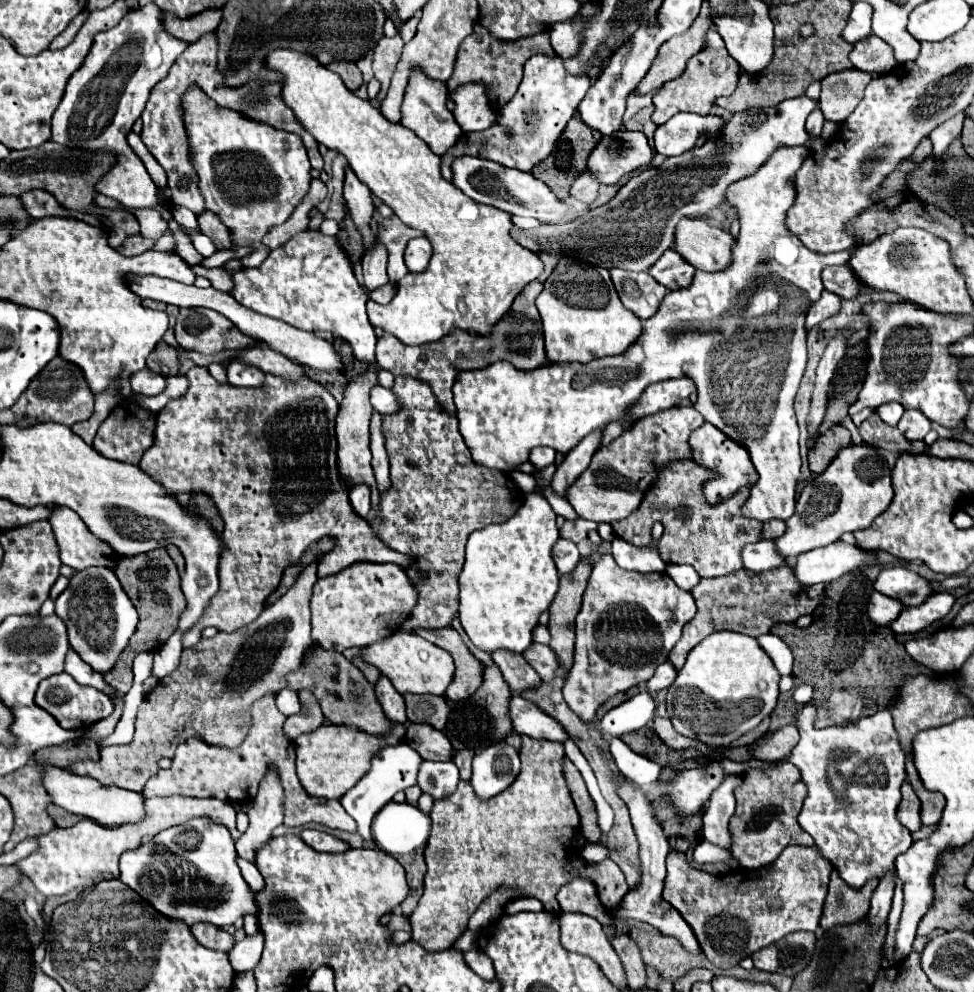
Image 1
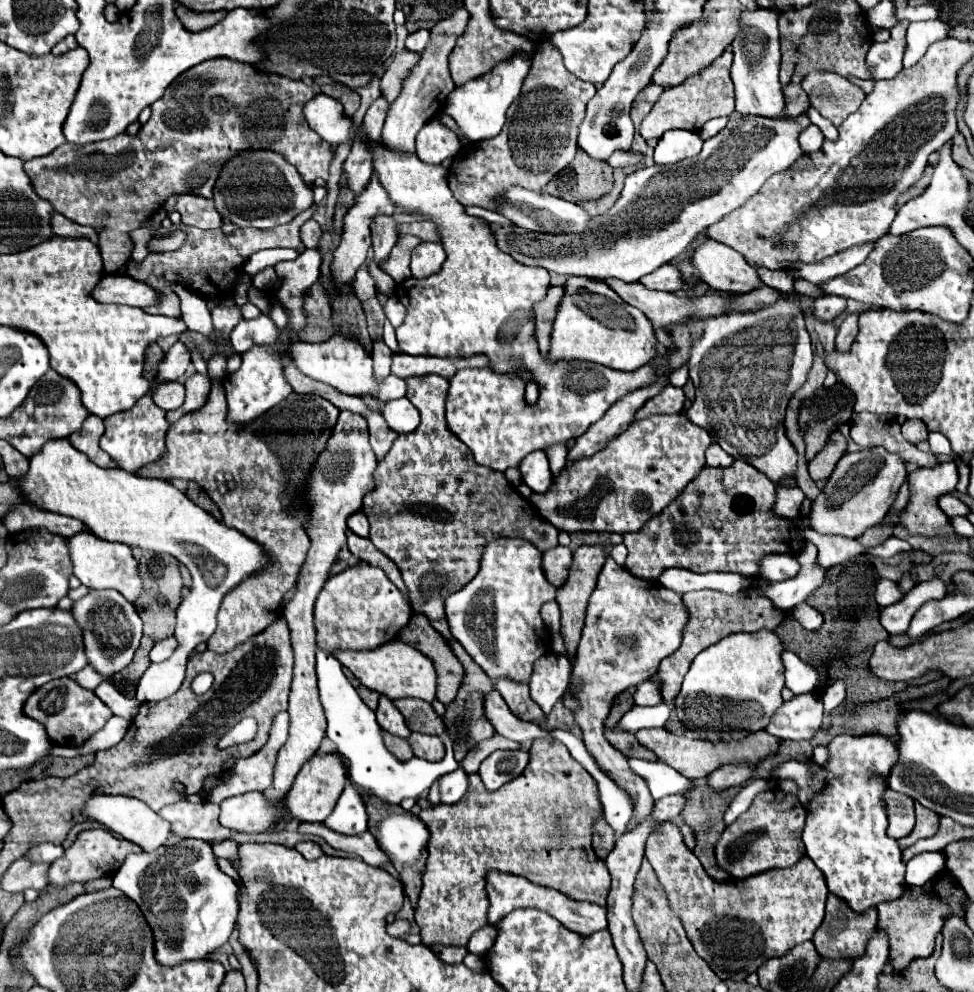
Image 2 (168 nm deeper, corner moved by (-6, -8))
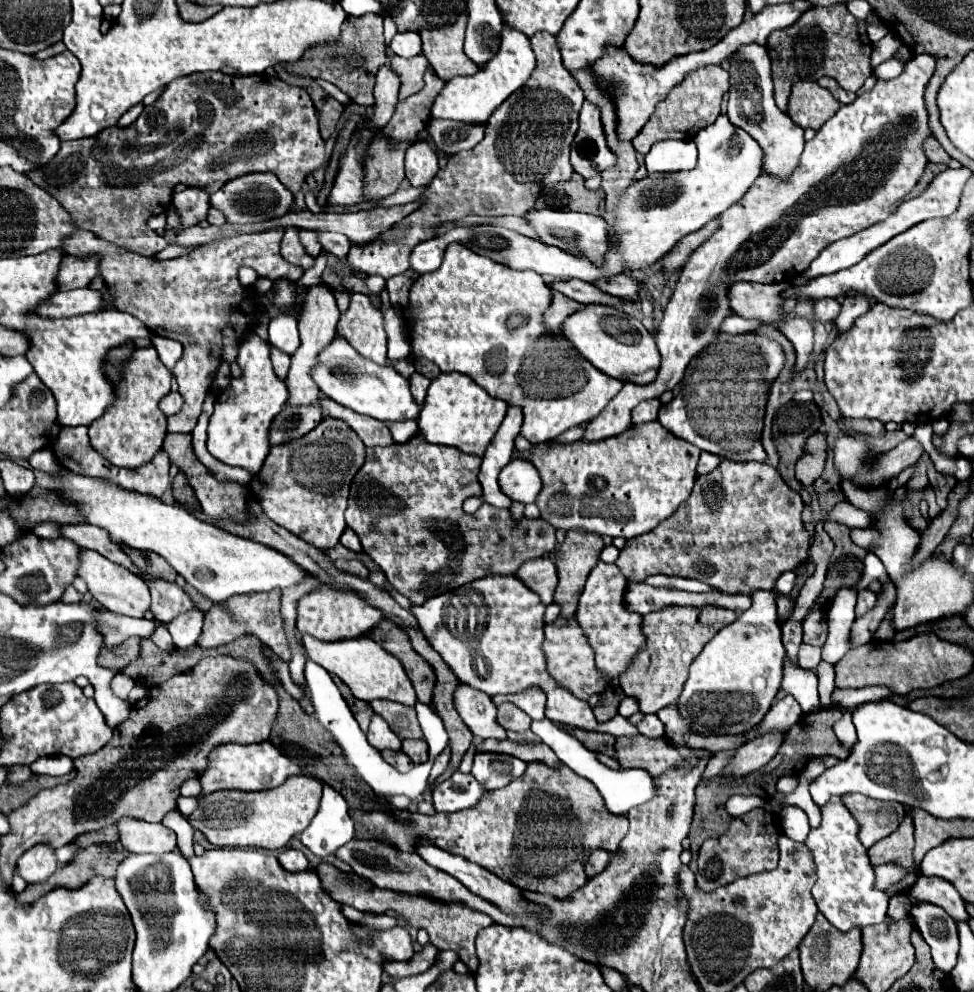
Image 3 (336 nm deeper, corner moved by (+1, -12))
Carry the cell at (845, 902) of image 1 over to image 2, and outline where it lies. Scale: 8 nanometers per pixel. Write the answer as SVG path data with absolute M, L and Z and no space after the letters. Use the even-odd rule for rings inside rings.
M828 894L826 916L824 916L820 928L816 930L812 942L814 942L820 958L856 960L866 952L866 944L872 938L874 930L876 930L876 908L872 908L864 914L852 914L852 910L848 910L848 906L844 906L844 902L840 902L840 898L836 898L834 894Z

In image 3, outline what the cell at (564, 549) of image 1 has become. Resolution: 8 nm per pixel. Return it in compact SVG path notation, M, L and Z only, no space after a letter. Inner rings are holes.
M549 556L525 562L517 570L517 578L521 578L525 582L525 586L529 586L533 592L537 592L545 604L553 602L553 594L555 594L559 578L557 578L555 562Z

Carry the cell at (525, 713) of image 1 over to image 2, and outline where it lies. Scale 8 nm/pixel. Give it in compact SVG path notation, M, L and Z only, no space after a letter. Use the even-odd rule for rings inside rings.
M496 690L484 696L484 716L490 720L496 734L516 742L526 742L534 738L552 738L550 732L542 730L534 722L520 722L520 718L516 718L508 710L508 706L502 702L502 696Z

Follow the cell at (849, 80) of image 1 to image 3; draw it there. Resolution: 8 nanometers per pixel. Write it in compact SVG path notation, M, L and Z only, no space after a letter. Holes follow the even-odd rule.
M795 82L789 98L789 116L801 128L819 130L837 110L839 100L817 82Z

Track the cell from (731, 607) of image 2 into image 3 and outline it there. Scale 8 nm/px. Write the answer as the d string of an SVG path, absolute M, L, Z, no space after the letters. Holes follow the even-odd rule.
M667 606L665 610L645 614L643 630L647 636L647 648L641 650L629 670L621 674L619 680L623 692L637 698L643 714L655 714L677 702L687 680L689 664L699 656L703 646L733 620L737 620L737 612L719 606Z

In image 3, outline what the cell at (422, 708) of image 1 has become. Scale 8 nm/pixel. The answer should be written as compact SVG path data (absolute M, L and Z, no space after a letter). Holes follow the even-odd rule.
M373 700L371 708L387 720L391 730L399 738L423 738L415 708L393 702L393 700Z

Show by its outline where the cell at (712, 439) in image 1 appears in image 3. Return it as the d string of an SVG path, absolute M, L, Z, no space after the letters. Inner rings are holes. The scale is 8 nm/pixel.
M701 452L699 458L699 466L697 466L697 474L709 474L711 470L715 470L719 466L721 458L717 454L709 454L709 452Z

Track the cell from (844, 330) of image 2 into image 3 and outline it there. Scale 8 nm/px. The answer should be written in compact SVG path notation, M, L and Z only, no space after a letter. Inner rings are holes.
M847 296L845 302L841 304L841 312L839 316L835 318L835 324L837 324L837 332L839 334L845 334L851 330L853 322L857 316L865 314L869 310L869 302L863 298L863 296Z

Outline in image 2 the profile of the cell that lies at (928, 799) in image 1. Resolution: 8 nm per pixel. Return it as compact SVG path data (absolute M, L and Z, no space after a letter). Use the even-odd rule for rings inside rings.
M916 804L916 824L914 824L914 830L906 838L900 838L898 846L908 848L908 846L916 844L918 840L930 838L932 834L936 834L936 818L938 818L936 812L924 808L922 804Z

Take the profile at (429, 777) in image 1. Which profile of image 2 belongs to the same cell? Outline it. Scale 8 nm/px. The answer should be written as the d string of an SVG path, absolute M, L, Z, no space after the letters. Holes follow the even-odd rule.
M458 768L452 774L444 774L444 778L440 778L440 794L444 804L456 804L466 794L466 790L468 774L464 772L464 768Z

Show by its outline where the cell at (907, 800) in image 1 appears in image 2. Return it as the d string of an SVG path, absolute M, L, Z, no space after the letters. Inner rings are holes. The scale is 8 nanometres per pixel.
M886 790L882 794L882 802L886 806L888 816L886 834L890 838L908 836L914 826L914 800L904 794L896 794L894 790Z

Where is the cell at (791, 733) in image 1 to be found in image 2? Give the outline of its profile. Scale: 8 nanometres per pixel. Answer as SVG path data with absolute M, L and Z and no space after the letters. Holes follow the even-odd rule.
M648 728L648 730L638 730L636 732L638 742L652 750L658 760L666 762L668 766L672 766L674 770L678 770L682 776L690 778L690 780L698 780L698 778L706 778L710 776L716 768L724 766L724 764L732 764L732 762L748 762L748 764L758 764L762 762L768 754L774 754L778 750L778 738L772 738L768 732L760 730L754 734L748 734L742 740L730 740L730 742L708 742L708 740L696 740L696 738L688 738L688 736L676 736L672 732L668 732L666 728Z

